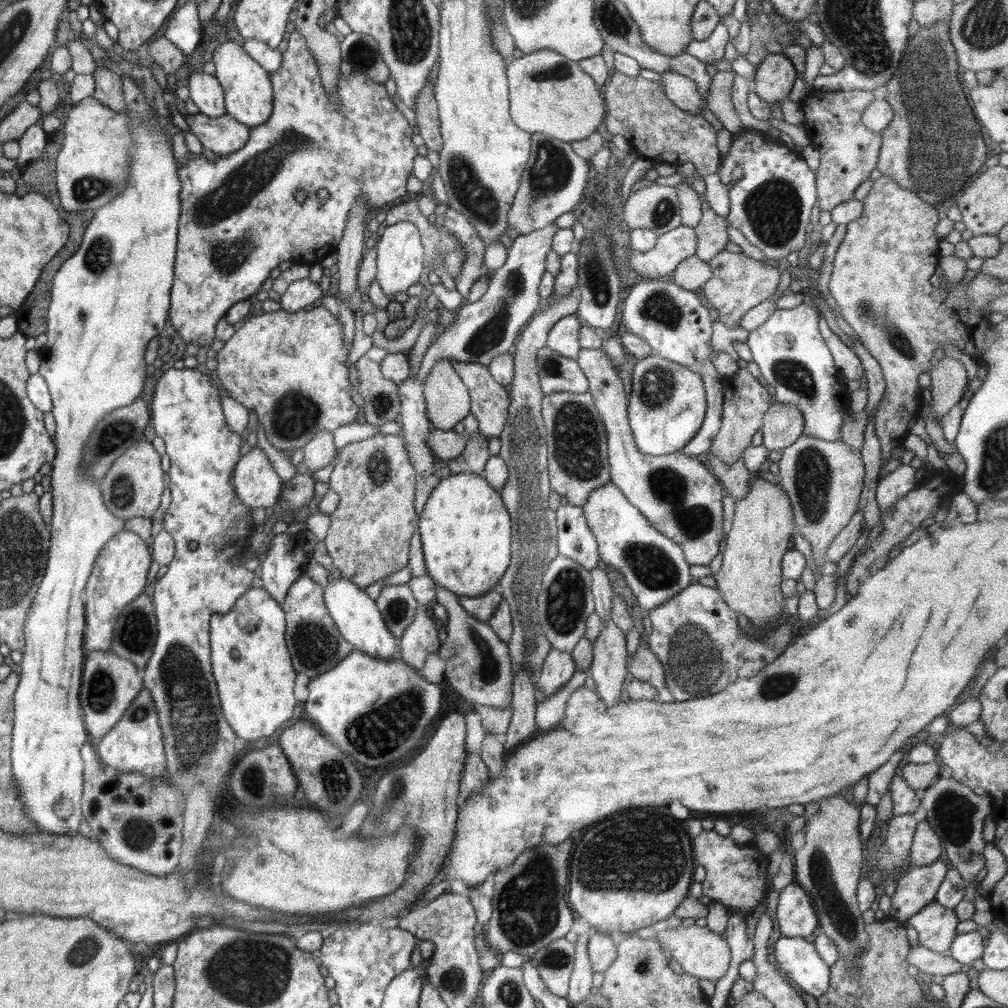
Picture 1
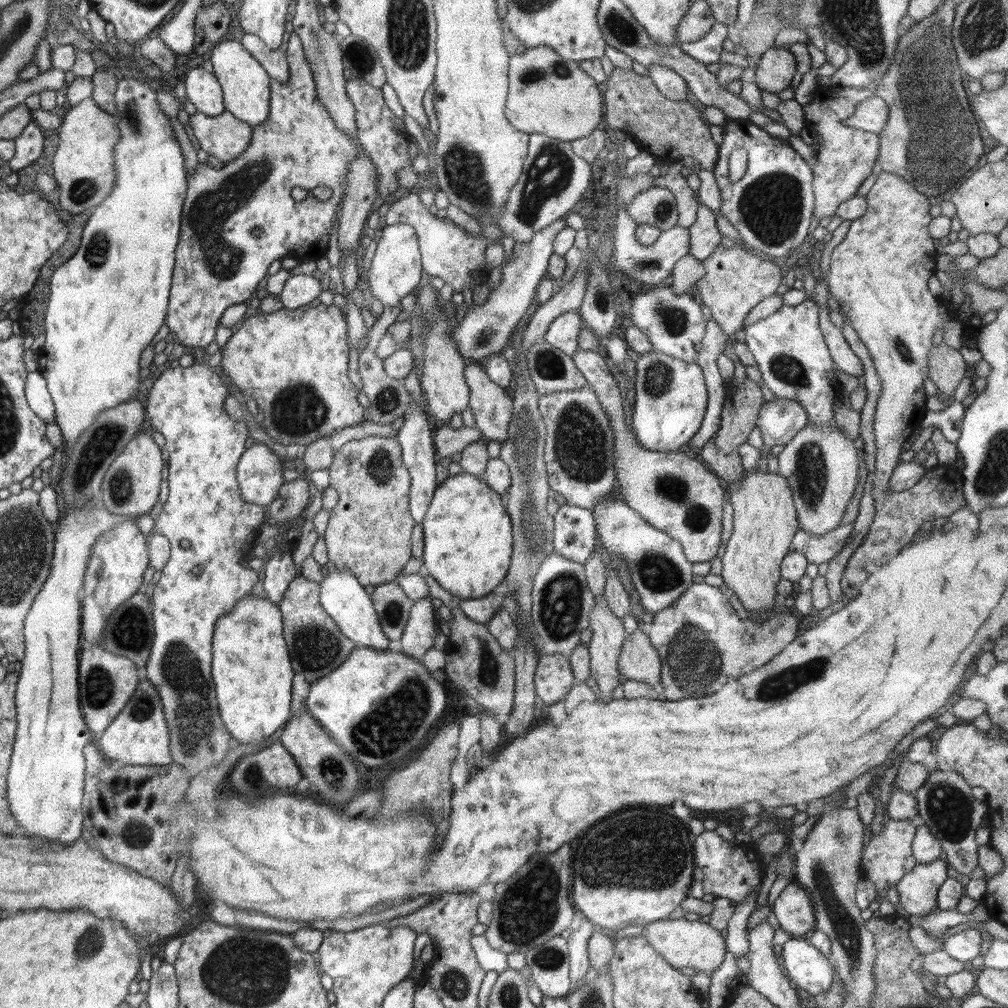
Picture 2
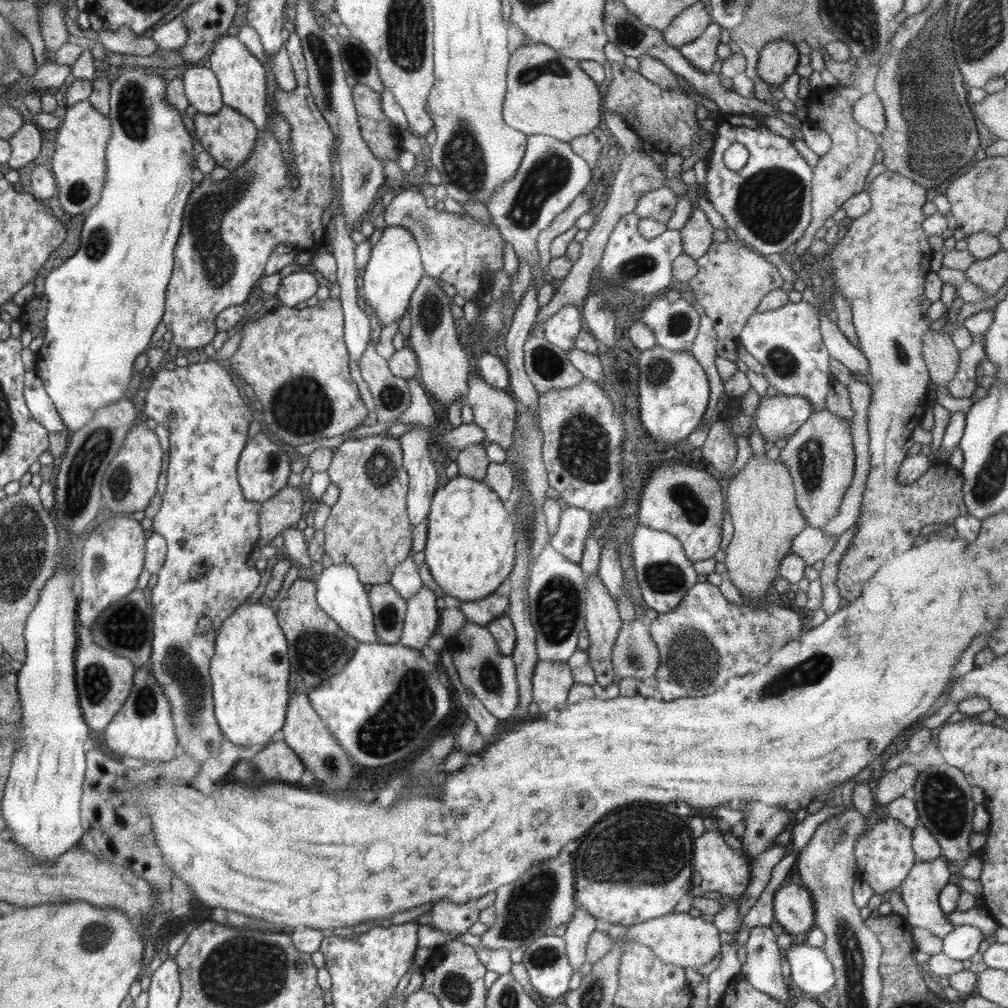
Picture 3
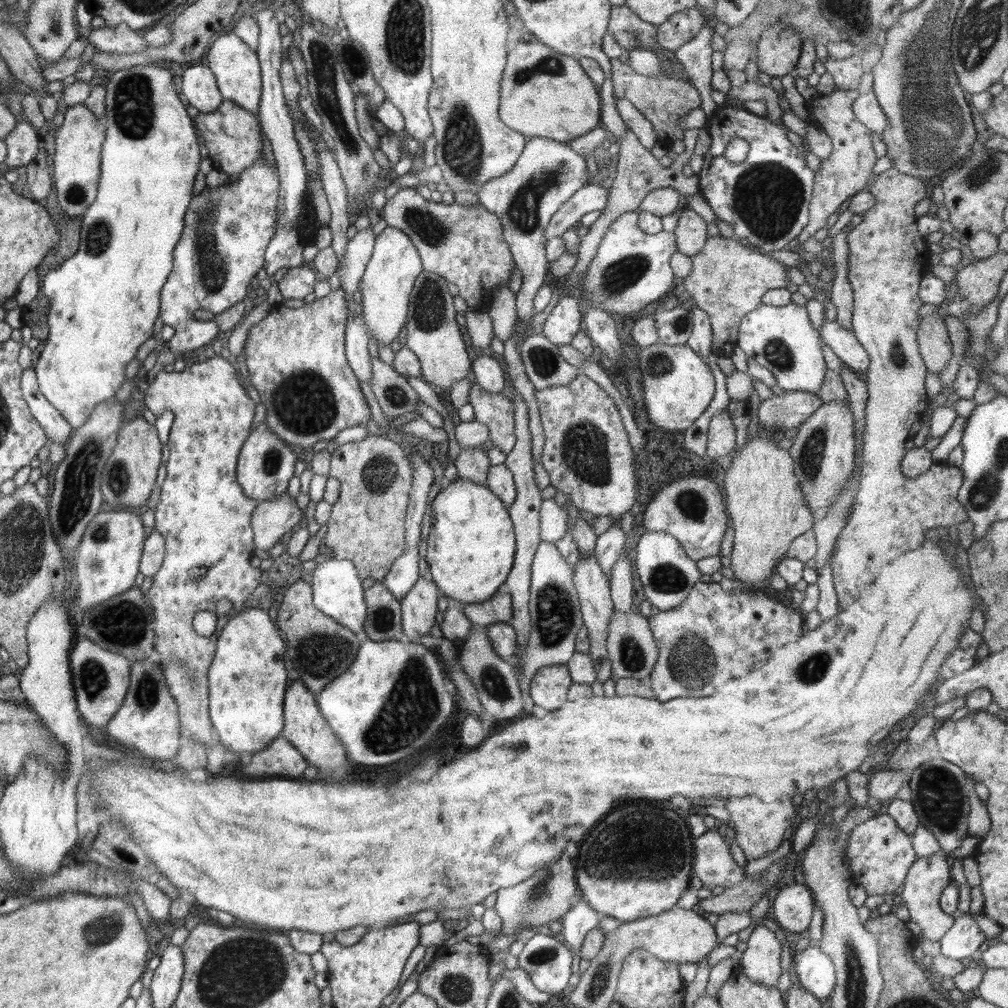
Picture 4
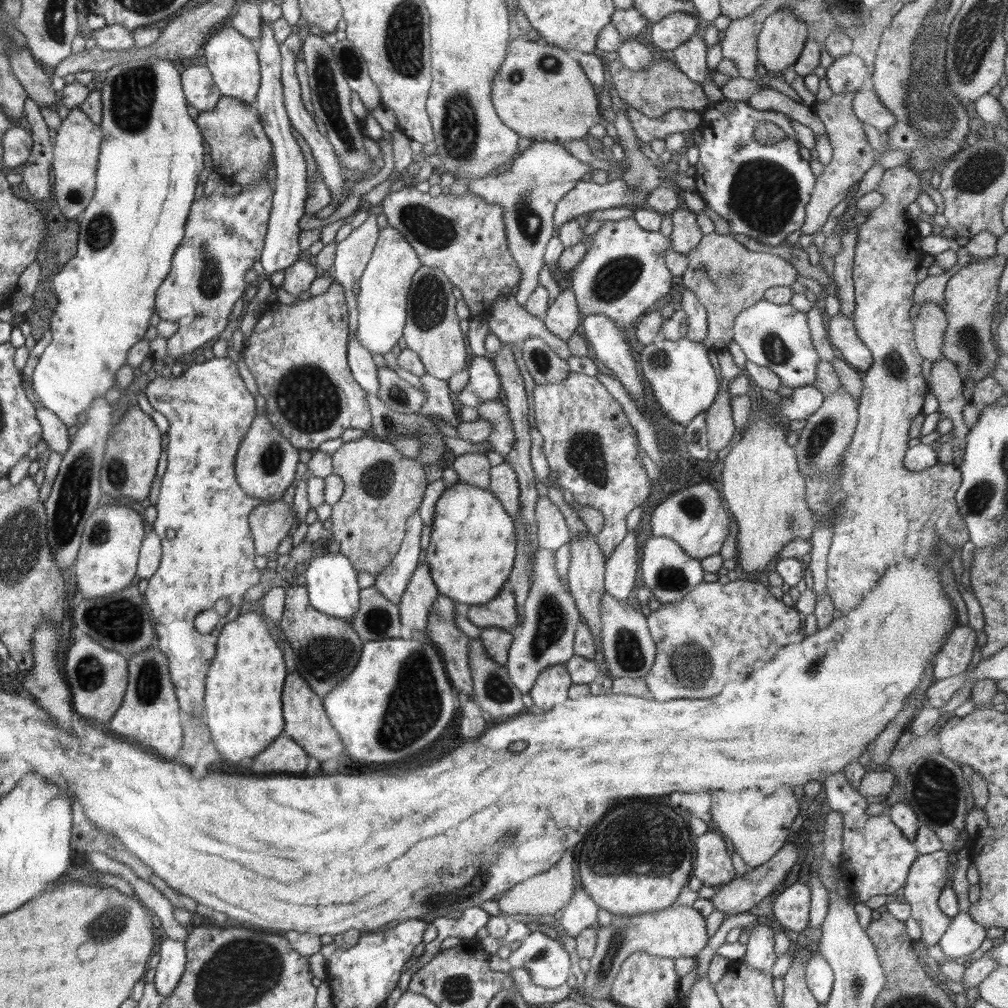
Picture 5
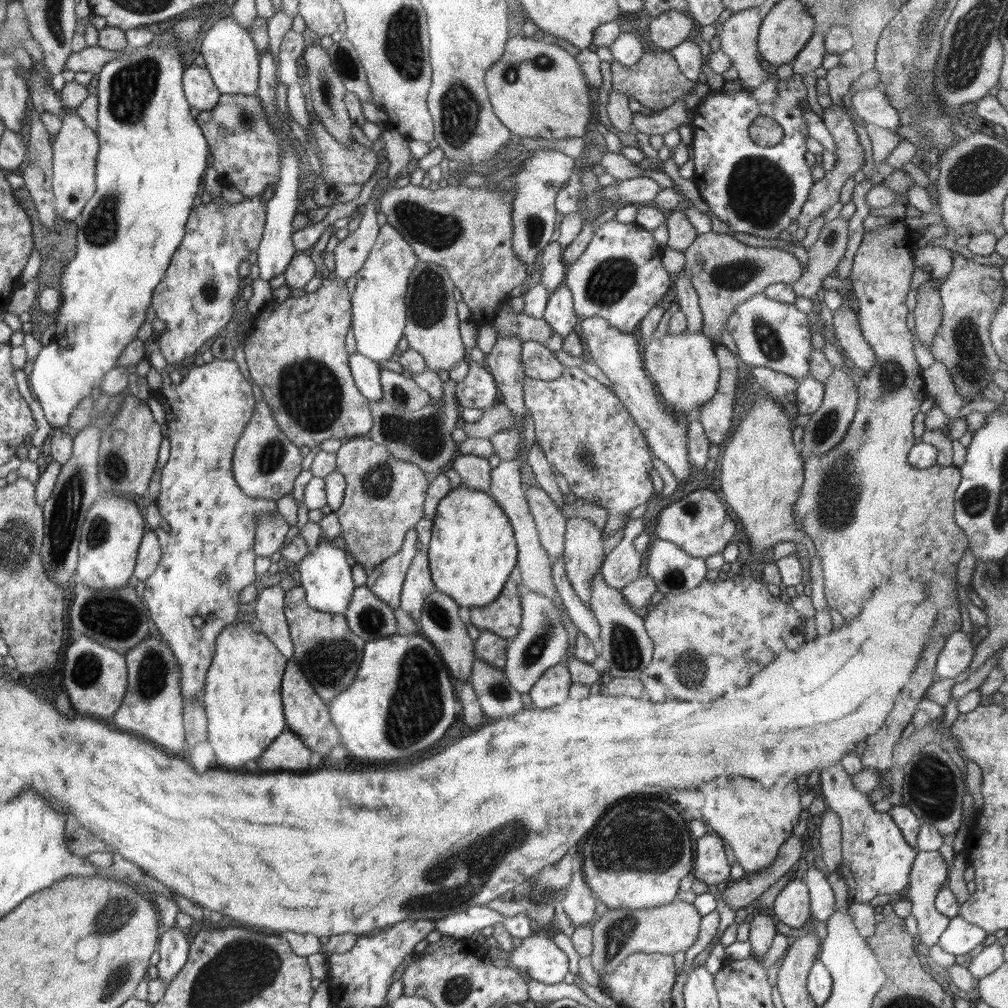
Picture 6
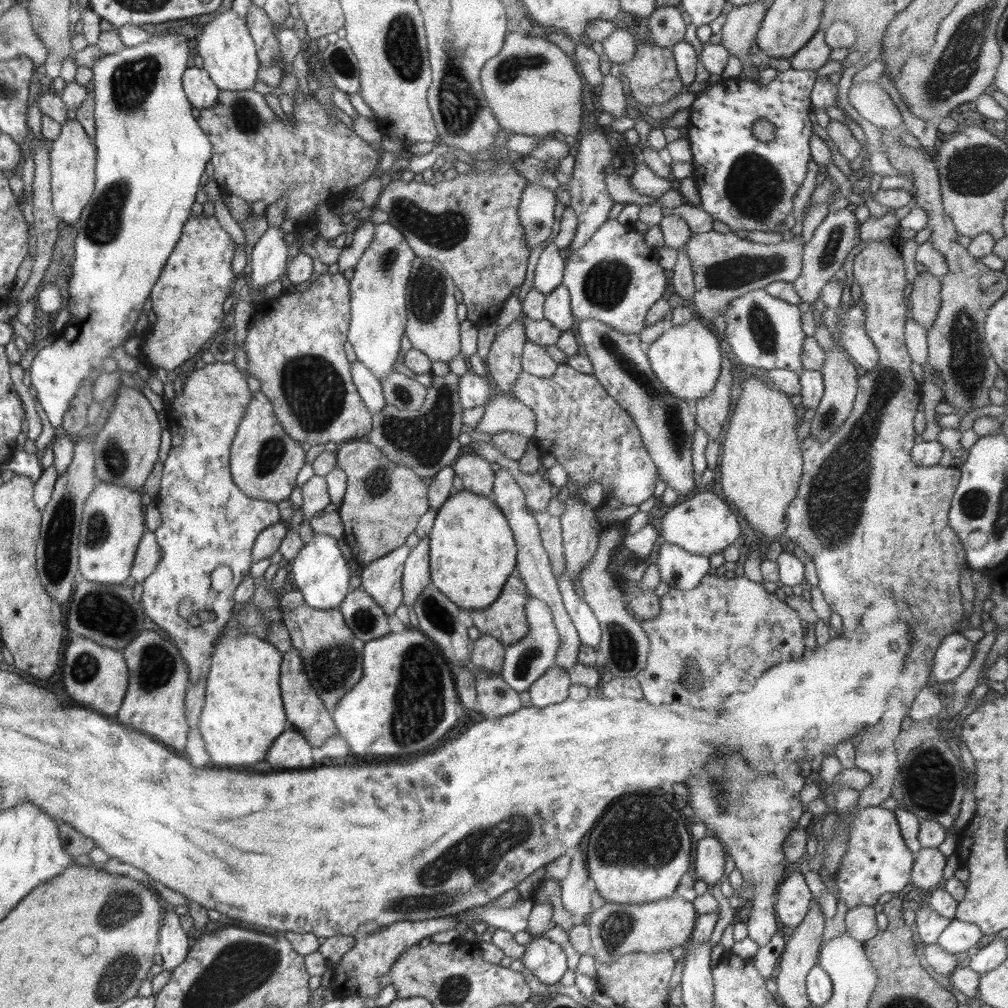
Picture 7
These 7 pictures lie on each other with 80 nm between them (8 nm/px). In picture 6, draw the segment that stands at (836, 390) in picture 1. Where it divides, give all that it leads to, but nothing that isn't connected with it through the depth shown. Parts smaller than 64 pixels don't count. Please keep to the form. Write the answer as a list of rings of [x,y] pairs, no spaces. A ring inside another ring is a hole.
[[[760,293],[737,306],[726,329],[732,334],[738,354],[748,367],[766,367],[800,381],[809,375],[813,351],[806,316],[794,304],[777,302]]]

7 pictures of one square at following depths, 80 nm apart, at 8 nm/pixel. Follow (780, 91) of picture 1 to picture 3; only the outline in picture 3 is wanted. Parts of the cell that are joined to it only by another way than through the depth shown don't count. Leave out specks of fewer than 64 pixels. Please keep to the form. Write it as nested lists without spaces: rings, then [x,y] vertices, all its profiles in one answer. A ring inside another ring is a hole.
[[[786,38],[776,39],[766,43],[759,51],[757,74],[766,84],[780,87],[794,74],[798,61],[799,52],[795,43]]]

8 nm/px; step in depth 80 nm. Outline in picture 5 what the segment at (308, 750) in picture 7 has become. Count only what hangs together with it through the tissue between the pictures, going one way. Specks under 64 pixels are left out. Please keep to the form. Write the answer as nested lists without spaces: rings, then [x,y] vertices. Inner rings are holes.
[[[288,735],[277,736],[260,754],[253,758],[252,772],[264,774],[305,775],[309,756]]]

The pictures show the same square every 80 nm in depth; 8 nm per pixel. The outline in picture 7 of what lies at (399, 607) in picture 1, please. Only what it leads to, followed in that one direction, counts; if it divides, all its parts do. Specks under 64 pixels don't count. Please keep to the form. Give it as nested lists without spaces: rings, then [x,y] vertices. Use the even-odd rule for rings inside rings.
[[[361,586],[348,591],[347,597],[340,604],[338,610],[343,614],[346,626],[350,628],[352,634],[365,644],[391,632],[387,612],[384,612],[383,608],[376,606],[373,598]]]

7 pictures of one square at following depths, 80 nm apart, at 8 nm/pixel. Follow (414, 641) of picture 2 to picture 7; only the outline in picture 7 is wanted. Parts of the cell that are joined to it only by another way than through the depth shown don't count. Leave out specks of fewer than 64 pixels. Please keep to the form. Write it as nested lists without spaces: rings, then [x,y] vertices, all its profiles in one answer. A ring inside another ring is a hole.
[[[427,537],[420,538],[418,545],[410,551],[403,568],[401,580],[403,604],[410,608],[412,614],[417,595],[430,583],[429,538]]]

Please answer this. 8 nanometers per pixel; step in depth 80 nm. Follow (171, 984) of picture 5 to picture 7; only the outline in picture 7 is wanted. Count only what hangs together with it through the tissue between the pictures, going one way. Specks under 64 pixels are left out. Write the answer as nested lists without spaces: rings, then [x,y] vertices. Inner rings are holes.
[[[165,911],[164,925],[159,932],[159,953],[162,955],[163,970],[173,971],[184,962],[188,954],[189,939],[187,932],[181,927],[179,915],[174,911]]]

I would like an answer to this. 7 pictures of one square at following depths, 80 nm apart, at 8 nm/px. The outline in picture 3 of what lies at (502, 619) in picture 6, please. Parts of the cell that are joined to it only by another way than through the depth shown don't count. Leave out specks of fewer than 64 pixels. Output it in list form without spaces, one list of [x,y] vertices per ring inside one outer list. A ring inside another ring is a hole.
[[[494,592],[478,601],[462,602],[460,610],[468,621],[487,627],[491,620],[508,615],[508,601],[506,597]]]

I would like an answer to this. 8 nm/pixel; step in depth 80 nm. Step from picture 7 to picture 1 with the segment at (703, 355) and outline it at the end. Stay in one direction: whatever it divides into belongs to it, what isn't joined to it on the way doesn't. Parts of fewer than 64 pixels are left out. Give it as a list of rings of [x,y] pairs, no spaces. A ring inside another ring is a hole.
[[[652,354],[638,359],[627,406],[629,425],[638,450],[652,456],[681,451],[702,426],[706,395],[701,375],[687,366]]]

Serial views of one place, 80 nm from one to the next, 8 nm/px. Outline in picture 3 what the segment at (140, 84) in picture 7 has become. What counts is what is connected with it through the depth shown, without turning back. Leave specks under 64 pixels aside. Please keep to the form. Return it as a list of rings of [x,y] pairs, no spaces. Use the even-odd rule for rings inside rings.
[[[135,68],[134,71],[128,71],[120,74],[114,82],[111,83],[109,94],[110,112],[107,115],[112,127],[112,134],[108,145],[106,145],[106,181],[100,200],[96,206],[85,215],[84,225],[82,226],[82,240],[80,241],[80,250],[66,260],[62,266],[52,270],[46,280],[44,280],[44,294],[48,299],[47,315],[45,316],[45,334],[43,344],[37,351],[35,373],[41,378],[45,391],[51,398],[56,407],[64,425],[68,427],[68,435],[81,430],[92,421],[96,410],[112,402],[116,402],[124,397],[124,393],[130,386],[132,380],[133,366],[136,357],[148,349],[152,334],[156,326],[163,319],[165,311],[166,287],[174,268],[174,249],[182,232],[182,218],[184,217],[184,208],[187,200],[190,198],[194,186],[192,186],[193,155],[196,155],[190,137],[189,130],[182,121],[183,112],[174,109],[165,99],[166,83],[164,78],[157,75],[154,71],[146,68]]]

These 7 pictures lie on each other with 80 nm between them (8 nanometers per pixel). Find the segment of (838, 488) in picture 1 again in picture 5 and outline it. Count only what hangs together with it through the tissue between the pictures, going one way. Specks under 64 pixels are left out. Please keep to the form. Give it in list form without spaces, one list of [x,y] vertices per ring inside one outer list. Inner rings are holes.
[[[841,384],[834,394],[826,395],[821,407],[807,418],[804,429],[798,432],[799,440],[793,446],[798,461],[798,470],[805,479],[809,476],[821,476],[825,470],[839,466],[856,431],[859,415],[857,406],[858,401]]]

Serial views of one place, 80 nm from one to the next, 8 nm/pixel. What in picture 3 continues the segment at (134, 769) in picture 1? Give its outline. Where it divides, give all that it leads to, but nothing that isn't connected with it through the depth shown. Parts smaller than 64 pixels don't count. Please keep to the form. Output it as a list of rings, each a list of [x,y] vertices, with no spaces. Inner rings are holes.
[[[148,667],[134,671],[133,686],[126,703],[105,728],[106,746],[117,757],[135,764],[152,760],[172,761],[178,756],[179,747],[168,697]]]

